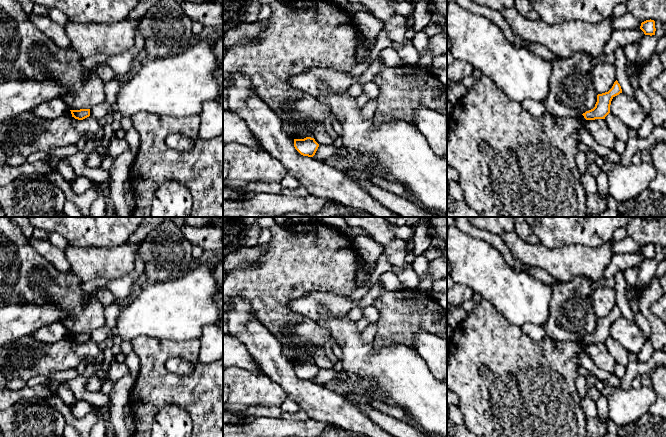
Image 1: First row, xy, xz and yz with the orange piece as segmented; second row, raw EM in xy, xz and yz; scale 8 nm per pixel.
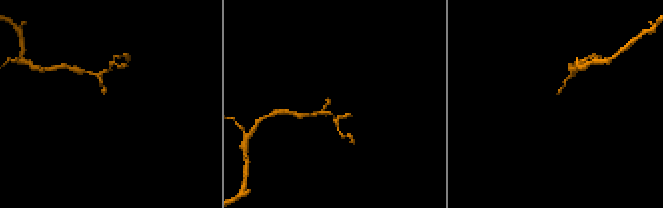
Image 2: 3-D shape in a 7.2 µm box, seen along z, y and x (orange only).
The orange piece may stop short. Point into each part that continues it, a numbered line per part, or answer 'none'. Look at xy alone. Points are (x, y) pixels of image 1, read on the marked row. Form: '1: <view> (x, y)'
none

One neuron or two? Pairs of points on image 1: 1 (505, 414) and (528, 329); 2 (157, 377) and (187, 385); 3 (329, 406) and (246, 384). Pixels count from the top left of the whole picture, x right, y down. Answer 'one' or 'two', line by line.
1: two
2: one
3: two

